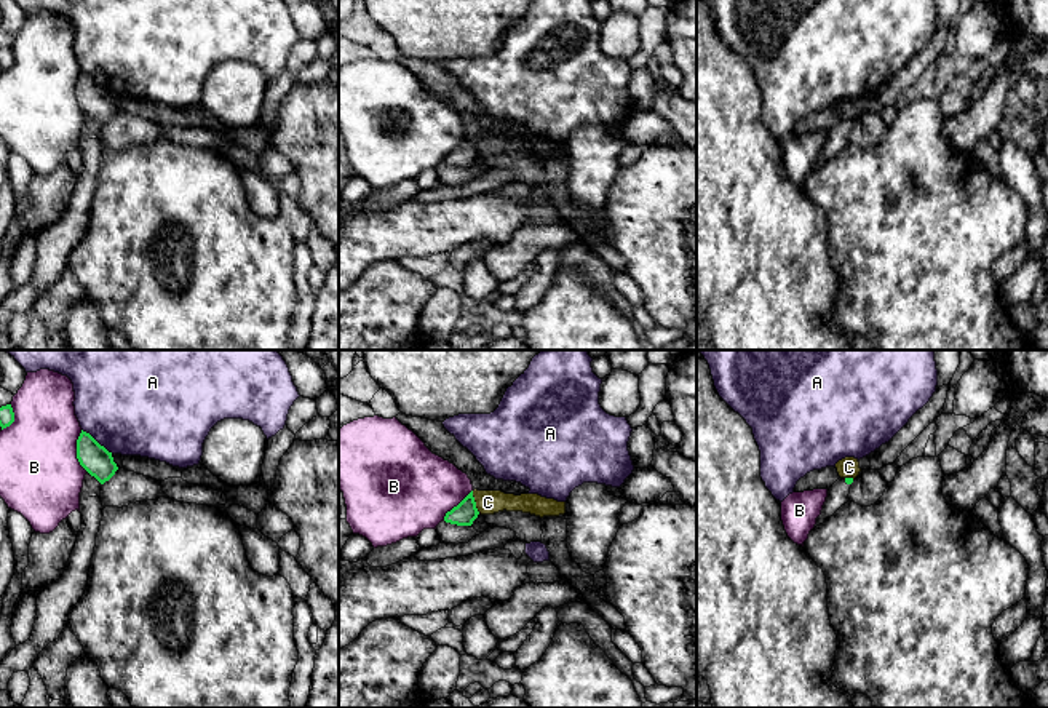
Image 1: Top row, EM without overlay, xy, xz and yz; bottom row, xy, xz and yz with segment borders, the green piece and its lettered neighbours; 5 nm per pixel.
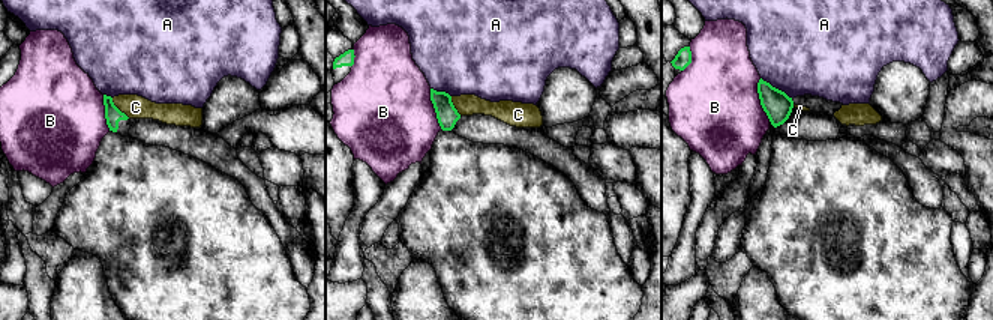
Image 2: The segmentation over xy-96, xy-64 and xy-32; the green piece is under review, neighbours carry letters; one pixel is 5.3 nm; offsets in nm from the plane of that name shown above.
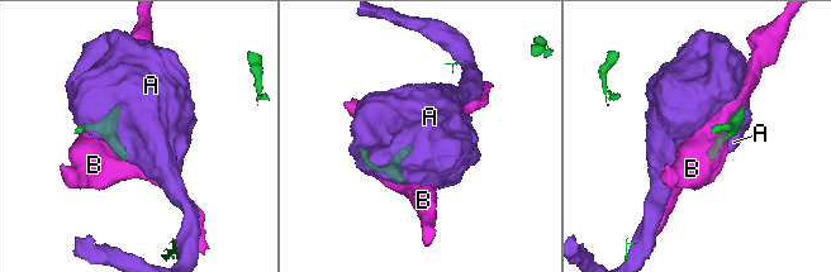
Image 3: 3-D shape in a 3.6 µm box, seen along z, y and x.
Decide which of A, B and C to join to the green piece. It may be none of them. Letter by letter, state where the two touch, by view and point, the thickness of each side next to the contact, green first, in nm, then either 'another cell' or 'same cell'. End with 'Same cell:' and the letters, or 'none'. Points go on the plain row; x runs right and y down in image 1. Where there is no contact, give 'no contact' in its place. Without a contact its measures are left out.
A: xy (96, 83) | 150/500 nm | another cell
B: xy (77, 93) | 150/420 nm | another cell
C: xz (475, 144) | 110/130 nm | another cell
Same cell: none

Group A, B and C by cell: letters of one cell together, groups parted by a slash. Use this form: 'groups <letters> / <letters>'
groups A / B / C

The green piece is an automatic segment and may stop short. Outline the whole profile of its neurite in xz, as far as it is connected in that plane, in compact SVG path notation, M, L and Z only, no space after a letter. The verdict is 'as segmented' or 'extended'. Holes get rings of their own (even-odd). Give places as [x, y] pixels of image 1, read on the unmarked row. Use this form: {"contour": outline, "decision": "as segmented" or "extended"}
{"contour": "M471 133L457 149L446 155L444 163L457 168L471 168L478 157Z", "decision": "as segmented"}

